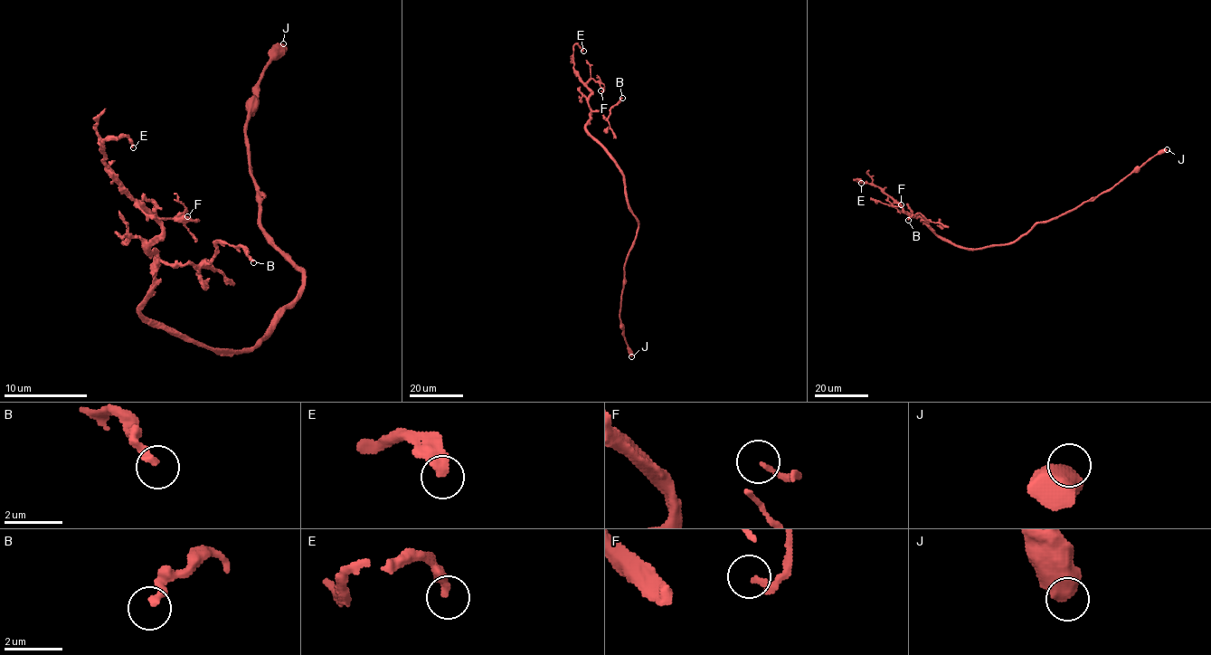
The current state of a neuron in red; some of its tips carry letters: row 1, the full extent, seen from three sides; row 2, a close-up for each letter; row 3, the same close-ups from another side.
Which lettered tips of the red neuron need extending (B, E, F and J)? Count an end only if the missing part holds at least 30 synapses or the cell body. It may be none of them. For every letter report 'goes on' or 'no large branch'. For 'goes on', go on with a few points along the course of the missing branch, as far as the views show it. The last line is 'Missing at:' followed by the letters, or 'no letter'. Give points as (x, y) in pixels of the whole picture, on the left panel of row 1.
B: no large branch
E: no large branch
F: no large branch
J: no large branch
Missing at: no letter

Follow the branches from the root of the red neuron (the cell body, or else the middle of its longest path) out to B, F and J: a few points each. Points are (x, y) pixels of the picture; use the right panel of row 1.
B: (1002, 244), (978, 249), (961, 248), (941, 239), (922, 221), (928, 220), (920, 213), (912, 214), (908, 220)
F: (1002, 244), (978, 249), (954, 245), (941, 239), (920, 217), (908, 215), (897, 203), (889, 205), (901, 204)
J: (1002, 244), (1017, 241), (1036, 223), (1056, 218), (1086, 202), (1094, 200), (1167, 149)

